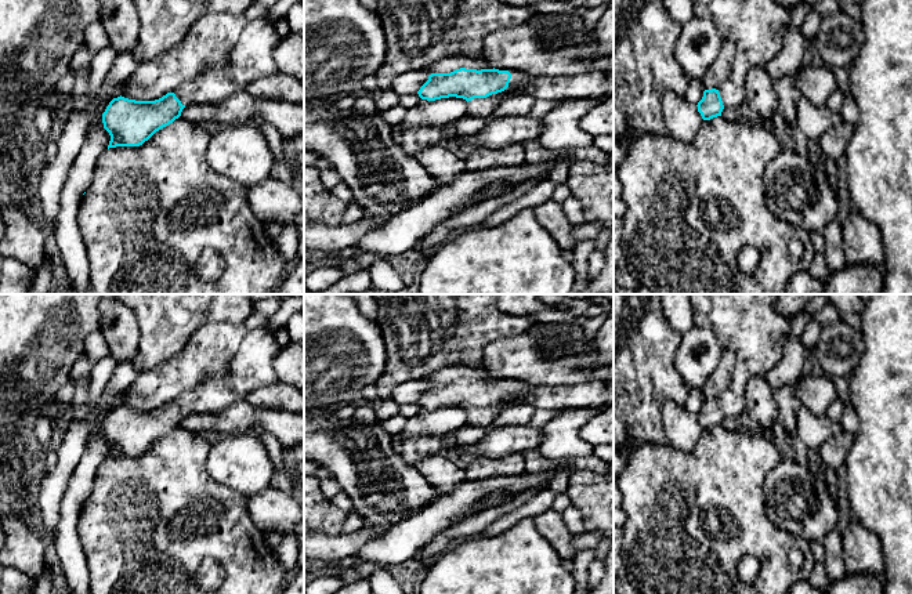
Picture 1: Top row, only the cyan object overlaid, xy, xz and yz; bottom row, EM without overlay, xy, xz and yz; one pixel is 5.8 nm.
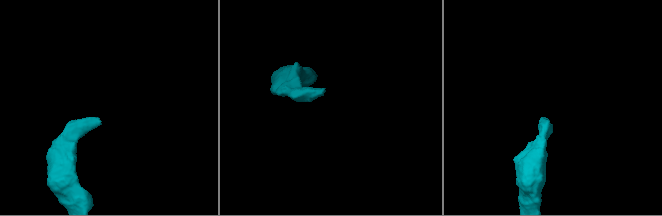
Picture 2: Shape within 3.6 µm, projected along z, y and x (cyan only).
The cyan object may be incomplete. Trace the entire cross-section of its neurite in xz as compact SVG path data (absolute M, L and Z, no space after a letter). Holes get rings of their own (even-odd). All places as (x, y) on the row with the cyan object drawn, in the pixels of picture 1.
M466 69L450 73L431 73L428 80L417 91L421 99L435 101L441 98L463 98L468 102L467 115L489 117L509 97L500 93L509 86L521 86L531 76L522 72L499 69Z

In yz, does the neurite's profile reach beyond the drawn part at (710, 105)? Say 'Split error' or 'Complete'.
Split error

